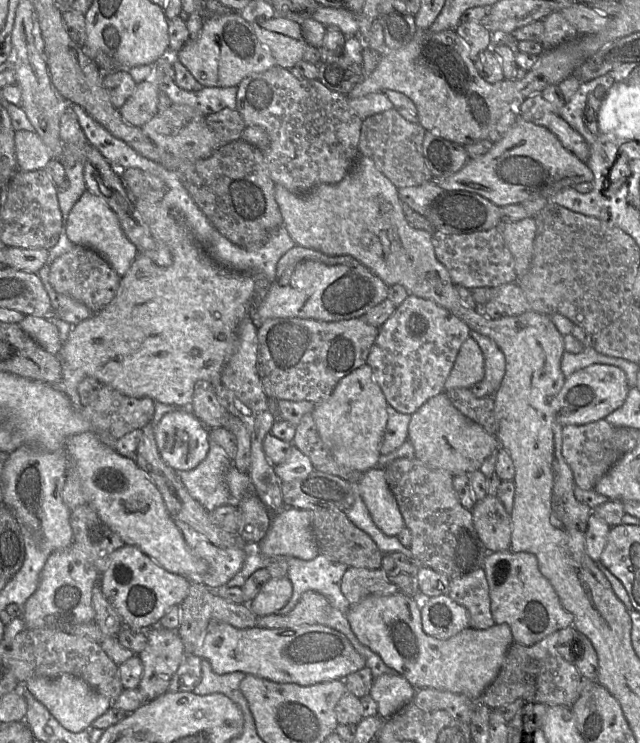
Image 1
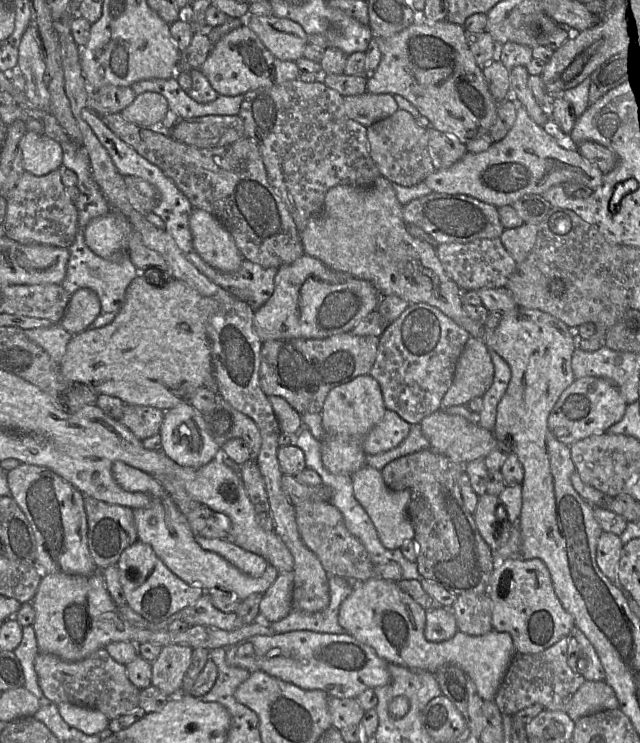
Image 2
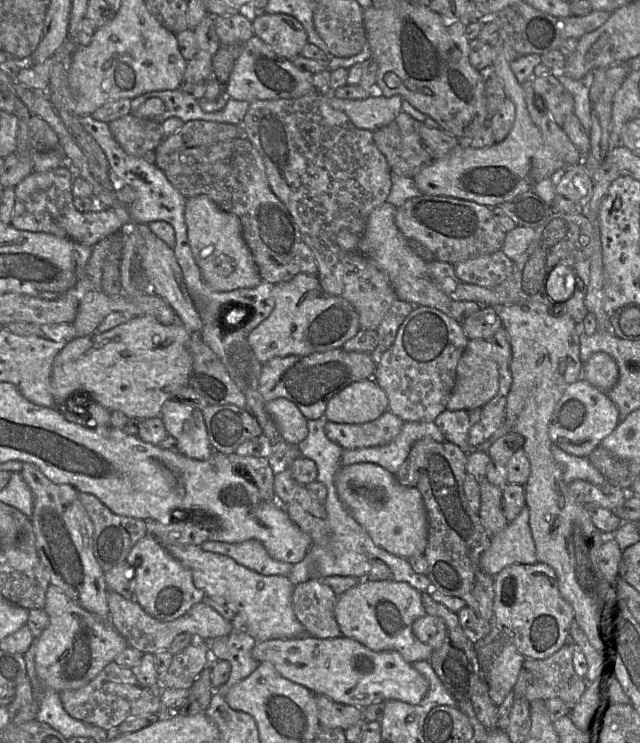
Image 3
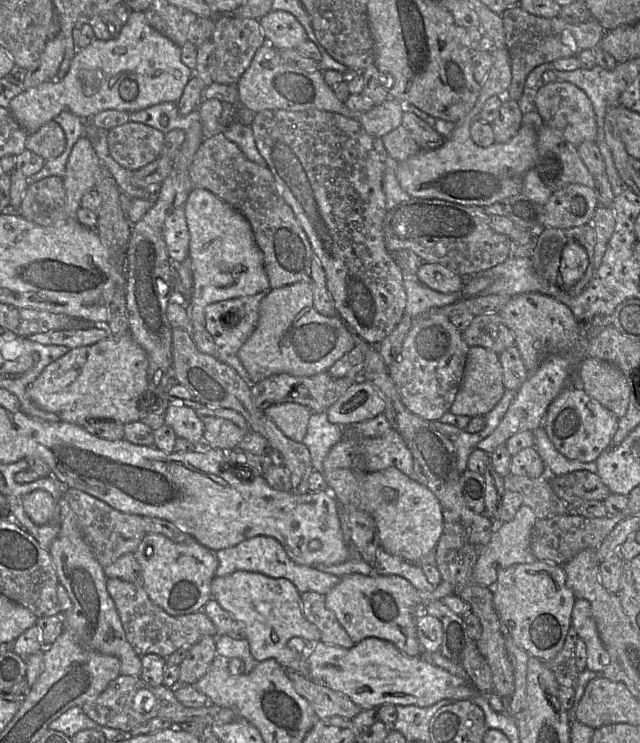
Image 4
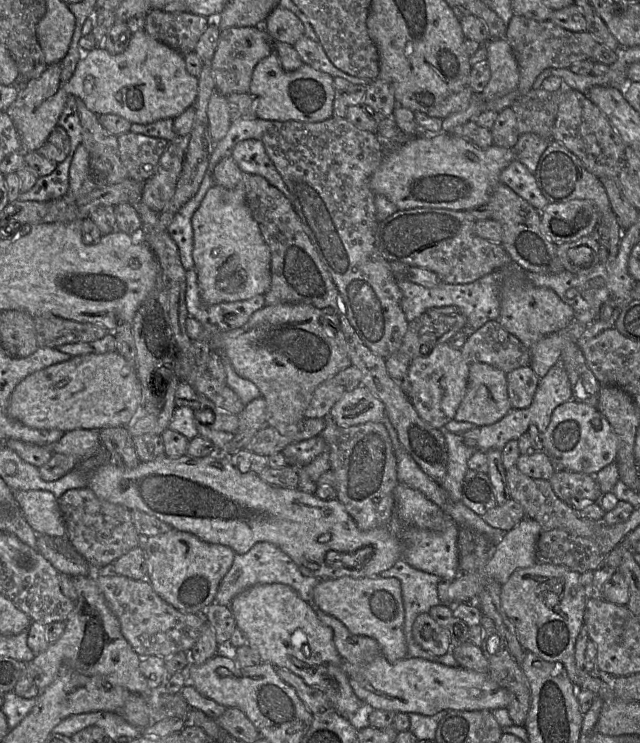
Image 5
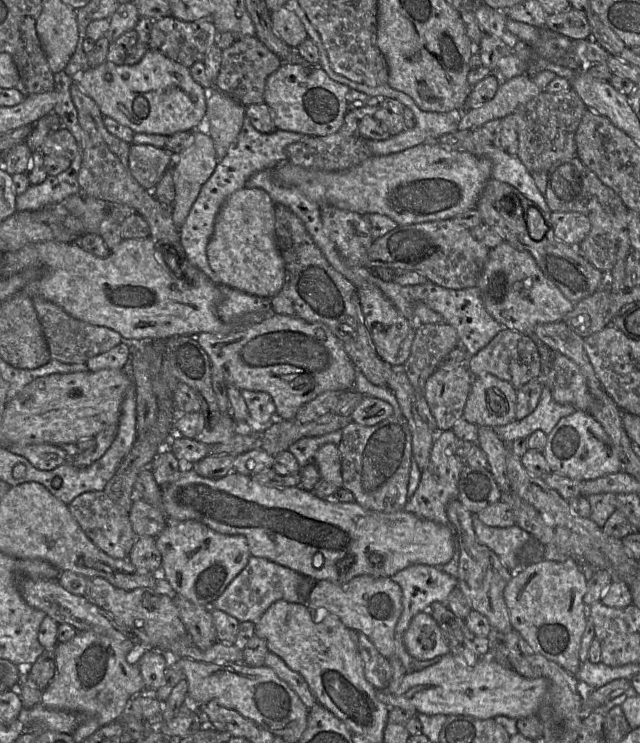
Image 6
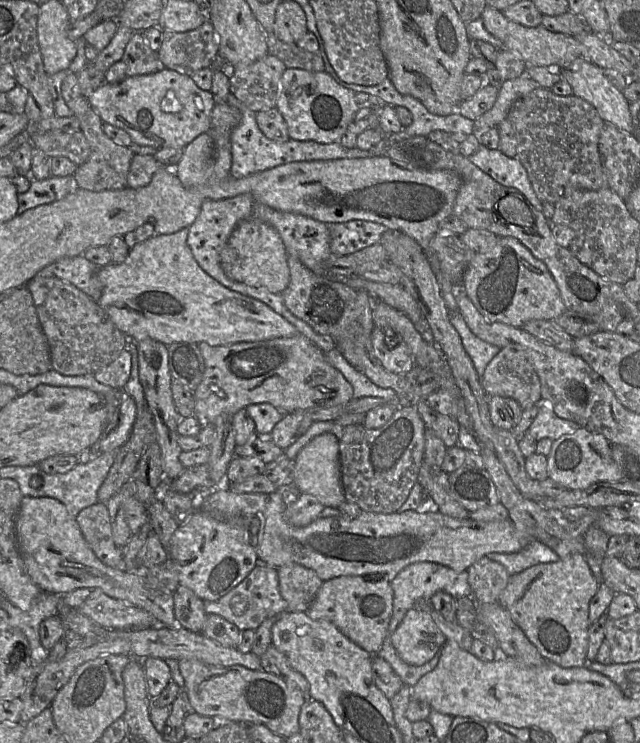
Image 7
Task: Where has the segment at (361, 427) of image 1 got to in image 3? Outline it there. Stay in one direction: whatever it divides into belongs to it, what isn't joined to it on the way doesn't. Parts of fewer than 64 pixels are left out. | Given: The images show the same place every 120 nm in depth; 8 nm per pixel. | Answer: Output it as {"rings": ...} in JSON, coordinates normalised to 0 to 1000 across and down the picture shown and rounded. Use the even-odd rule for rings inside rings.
{"rings":[[[583,511],[545,517],[513,541],[508,563],[522,569],[564,571],[594,561],[608,549],[600,525]]]}

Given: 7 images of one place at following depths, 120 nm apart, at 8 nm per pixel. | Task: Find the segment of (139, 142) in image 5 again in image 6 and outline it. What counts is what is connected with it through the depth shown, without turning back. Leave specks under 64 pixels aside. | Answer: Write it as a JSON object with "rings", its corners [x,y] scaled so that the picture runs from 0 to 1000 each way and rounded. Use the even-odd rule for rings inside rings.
{"rings":[[[203,194],[202,227],[213,244],[238,257],[256,231],[272,222],[272,210],[258,199],[234,194]]]}

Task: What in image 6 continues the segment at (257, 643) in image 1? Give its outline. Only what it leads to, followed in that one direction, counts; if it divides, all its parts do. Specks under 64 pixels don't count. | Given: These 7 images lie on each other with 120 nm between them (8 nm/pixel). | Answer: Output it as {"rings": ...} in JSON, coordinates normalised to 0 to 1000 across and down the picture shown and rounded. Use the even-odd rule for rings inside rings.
{"rings":[[[700,879],[691,883],[681,894],[655,903],[636,904],[619,929],[609,929],[606,925],[598,929],[589,929],[589,939],[609,953],[644,954],[667,962],[727,962],[747,968],[791,964],[808,969],[838,964],[855,927],[856,917],[852,913],[819,913],[798,898],[789,899],[764,884],[752,884],[741,896],[730,896],[719,886]]]}

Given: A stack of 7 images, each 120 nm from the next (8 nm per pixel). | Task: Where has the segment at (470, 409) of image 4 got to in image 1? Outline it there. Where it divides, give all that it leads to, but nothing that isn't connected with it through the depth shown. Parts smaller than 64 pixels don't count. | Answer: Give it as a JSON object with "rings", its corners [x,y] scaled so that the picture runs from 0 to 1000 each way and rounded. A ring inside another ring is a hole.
{"rings":[[[731,454],[714,475],[708,494],[694,515],[697,528],[713,522],[736,522],[758,507],[755,474],[747,462]]]}

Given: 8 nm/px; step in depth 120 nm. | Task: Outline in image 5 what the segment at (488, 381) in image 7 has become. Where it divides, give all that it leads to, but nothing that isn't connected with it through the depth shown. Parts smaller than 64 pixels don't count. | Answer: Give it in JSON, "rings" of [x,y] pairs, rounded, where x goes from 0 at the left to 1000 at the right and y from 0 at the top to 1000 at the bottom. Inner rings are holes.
{"rings":[[[778,431],[736,448],[720,472],[734,490],[759,489],[791,503],[830,490],[830,470],[792,447]]]}

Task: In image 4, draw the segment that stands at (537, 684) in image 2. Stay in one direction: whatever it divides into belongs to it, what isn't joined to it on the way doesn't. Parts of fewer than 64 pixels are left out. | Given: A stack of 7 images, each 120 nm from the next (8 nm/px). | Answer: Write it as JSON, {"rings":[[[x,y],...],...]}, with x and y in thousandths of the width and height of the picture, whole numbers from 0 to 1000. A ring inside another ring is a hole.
{"rings":[[[892,844],[878,873],[859,891],[852,891],[878,925],[898,927],[903,921],[906,904],[902,900],[898,887],[902,861],[903,853],[898,847]]]}

